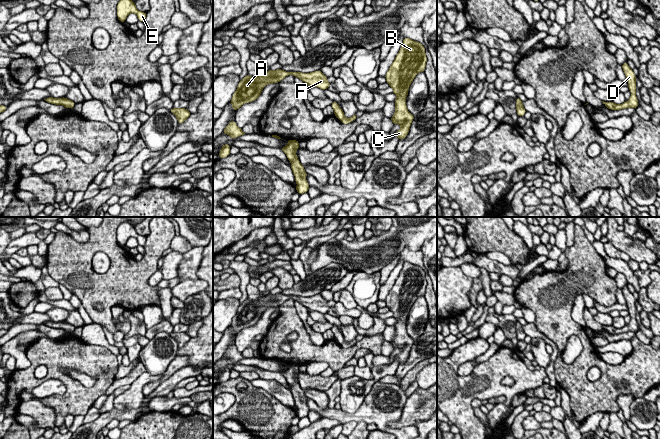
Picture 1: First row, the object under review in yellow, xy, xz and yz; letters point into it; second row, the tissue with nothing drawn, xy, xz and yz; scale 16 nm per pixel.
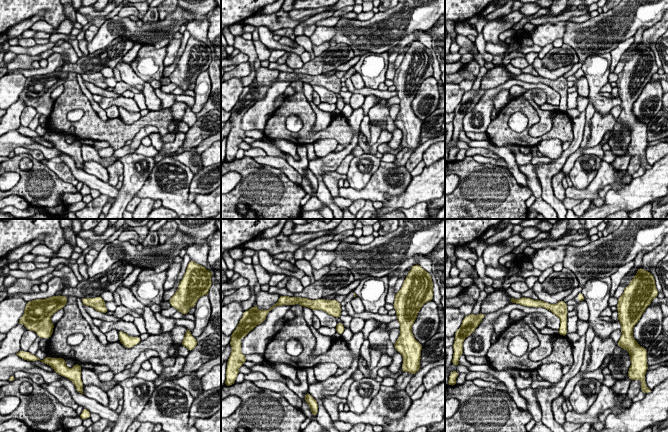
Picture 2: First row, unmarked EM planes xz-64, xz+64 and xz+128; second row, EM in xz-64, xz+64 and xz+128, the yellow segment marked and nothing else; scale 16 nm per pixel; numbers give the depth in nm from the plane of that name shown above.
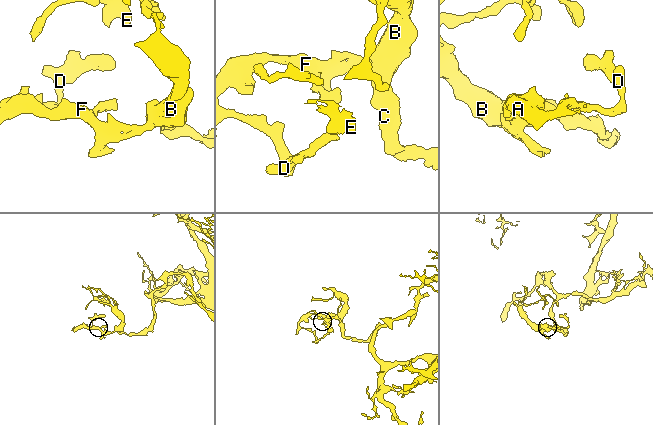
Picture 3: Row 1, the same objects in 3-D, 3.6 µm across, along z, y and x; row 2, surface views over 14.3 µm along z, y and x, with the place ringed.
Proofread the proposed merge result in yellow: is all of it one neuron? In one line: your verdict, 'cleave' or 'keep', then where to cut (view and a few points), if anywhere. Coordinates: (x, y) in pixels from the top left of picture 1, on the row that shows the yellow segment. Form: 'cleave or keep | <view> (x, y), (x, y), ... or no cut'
keep | no cut

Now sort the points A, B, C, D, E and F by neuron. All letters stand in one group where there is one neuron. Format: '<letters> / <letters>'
A B C D E F

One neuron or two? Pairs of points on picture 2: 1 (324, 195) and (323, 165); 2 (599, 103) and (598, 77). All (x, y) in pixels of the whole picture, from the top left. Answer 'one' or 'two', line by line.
1: one
2: one

